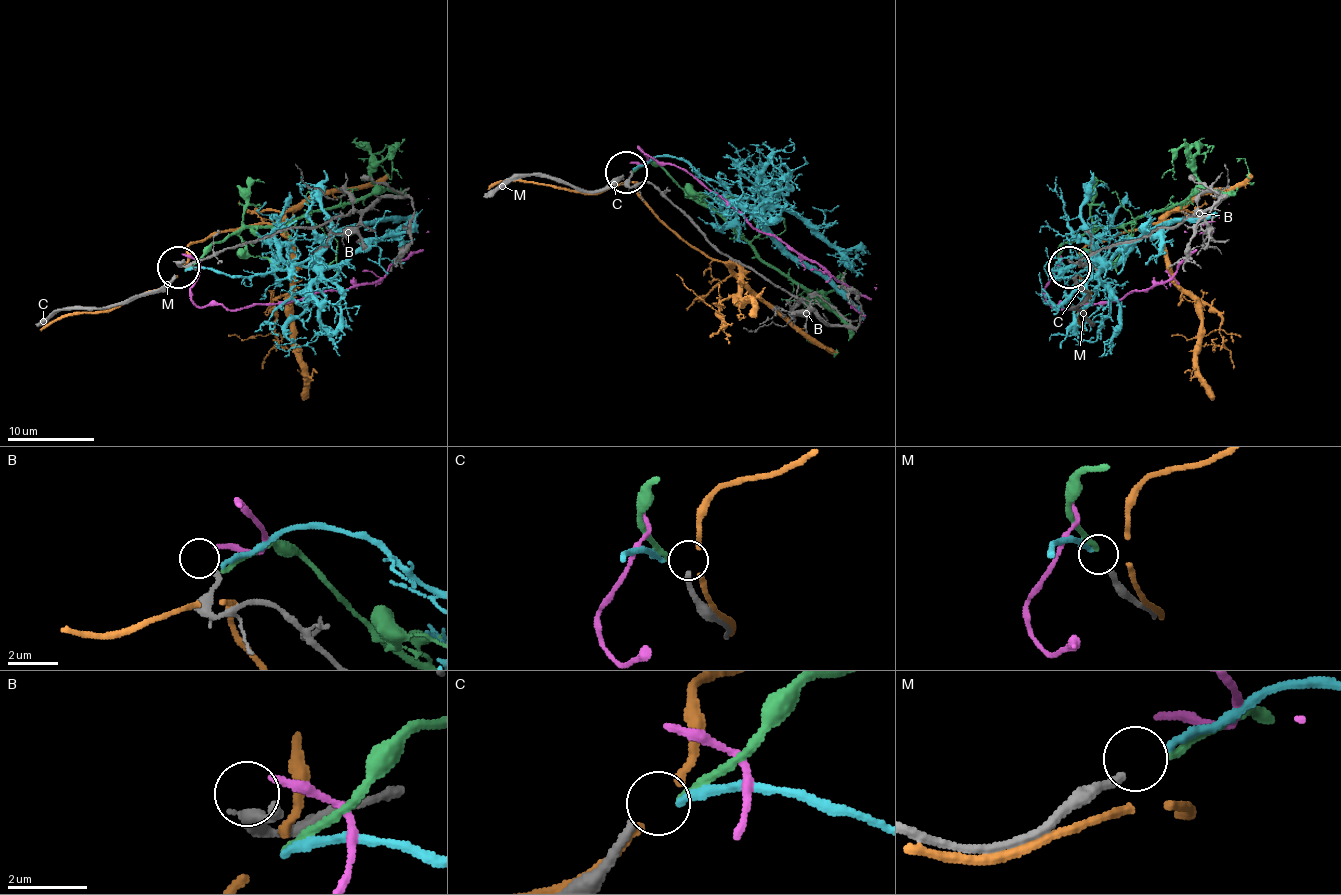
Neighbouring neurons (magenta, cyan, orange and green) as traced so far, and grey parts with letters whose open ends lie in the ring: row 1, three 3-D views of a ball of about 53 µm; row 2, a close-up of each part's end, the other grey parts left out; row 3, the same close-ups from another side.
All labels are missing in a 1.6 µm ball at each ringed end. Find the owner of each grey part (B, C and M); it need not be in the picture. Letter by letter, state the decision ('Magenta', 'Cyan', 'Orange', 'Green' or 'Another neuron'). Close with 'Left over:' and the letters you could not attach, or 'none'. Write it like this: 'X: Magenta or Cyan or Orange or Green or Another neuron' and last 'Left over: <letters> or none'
B: Another neuron
C: Another neuron
M: Green
Left over: B, C

